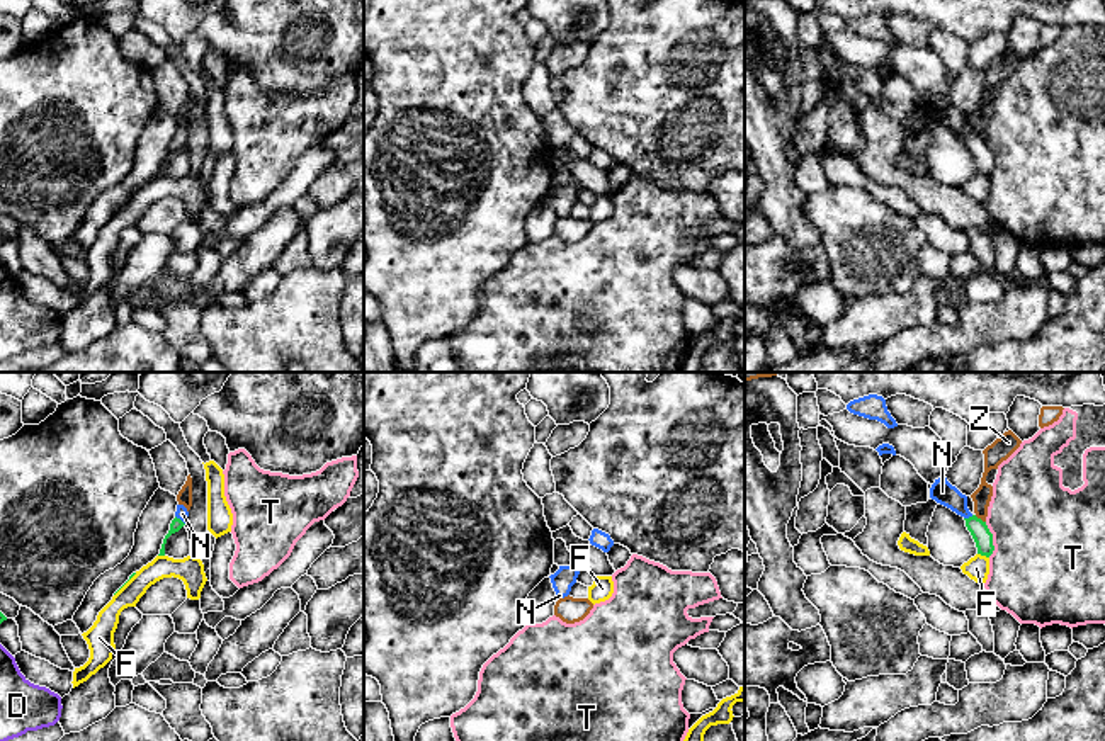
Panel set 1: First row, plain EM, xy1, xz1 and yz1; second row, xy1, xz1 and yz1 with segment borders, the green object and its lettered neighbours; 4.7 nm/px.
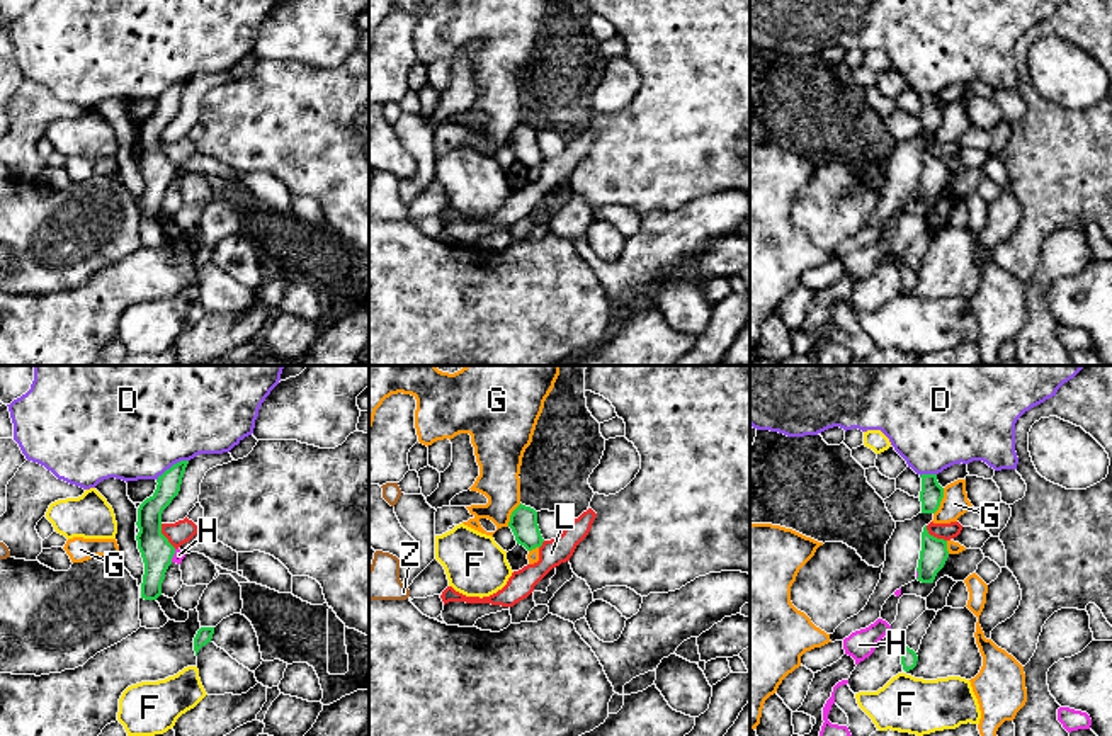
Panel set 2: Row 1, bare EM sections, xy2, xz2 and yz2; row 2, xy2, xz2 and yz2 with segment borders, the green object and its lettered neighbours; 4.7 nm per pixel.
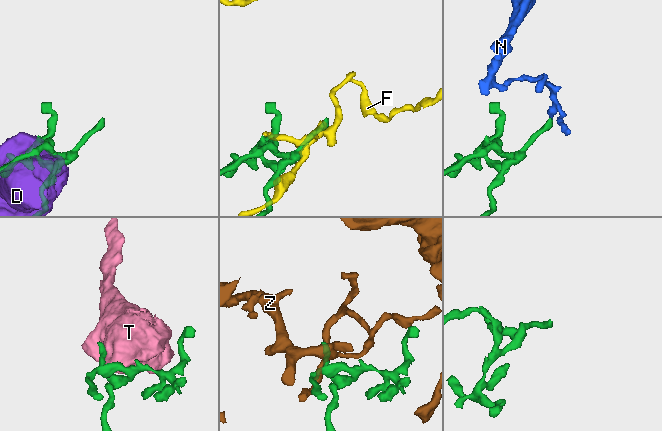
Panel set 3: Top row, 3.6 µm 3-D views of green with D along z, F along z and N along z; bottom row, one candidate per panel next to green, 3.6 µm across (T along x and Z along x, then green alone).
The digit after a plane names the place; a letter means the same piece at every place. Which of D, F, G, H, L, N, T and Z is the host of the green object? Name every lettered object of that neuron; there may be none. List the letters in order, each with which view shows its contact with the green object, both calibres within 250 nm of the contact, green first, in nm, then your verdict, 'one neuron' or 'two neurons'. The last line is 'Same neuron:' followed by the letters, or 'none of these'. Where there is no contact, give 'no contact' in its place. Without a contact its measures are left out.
D: contact in xy2; calibres 110 and 460 nm; two neurons
F: contact in yz1; calibres 90 and 110 nm; two neurons
G: contact in yz2; calibres 110 and 130 nm; two neurons
H: contact in xy2; calibres 150 and 50 nm; two neurons
L: contact in yz2; calibres 130 and 80 nm; two neurons
N: contact in yz1; calibres 90 and 110 nm; one neuron
T: contact in yz1; calibres 90 and 480 nm; two neurons
Z: contact in yz1; calibres 90 and 90 nm; two neurons
Same neuron: N

